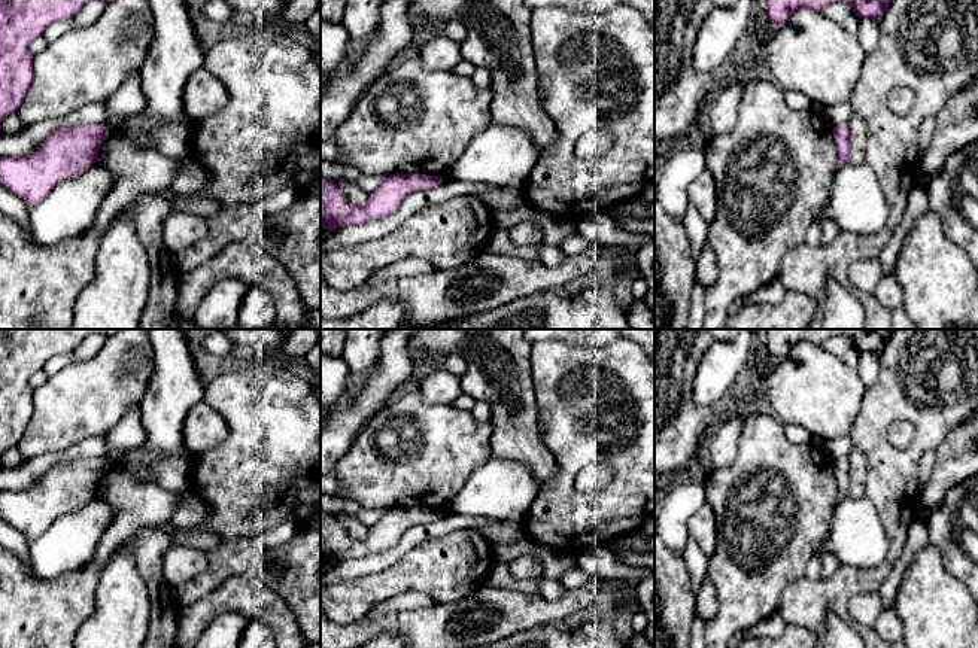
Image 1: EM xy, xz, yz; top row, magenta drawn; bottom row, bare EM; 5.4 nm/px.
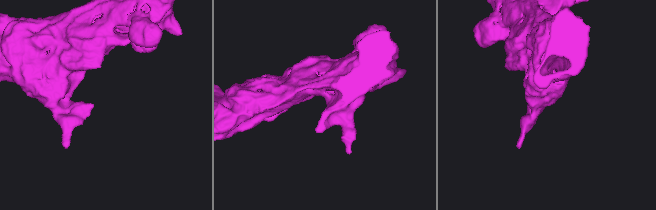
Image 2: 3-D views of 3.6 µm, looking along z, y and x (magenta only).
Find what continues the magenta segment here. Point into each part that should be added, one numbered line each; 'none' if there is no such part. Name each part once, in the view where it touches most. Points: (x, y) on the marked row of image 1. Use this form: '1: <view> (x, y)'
none

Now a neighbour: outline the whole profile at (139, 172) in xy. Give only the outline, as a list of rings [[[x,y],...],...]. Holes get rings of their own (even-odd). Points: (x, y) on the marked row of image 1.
[[[109,136],[98,149],[98,162],[116,173],[118,180],[113,189],[107,194],[106,200],[101,203],[98,215],[89,229],[106,229],[122,207],[128,206],[143,194],[163,194],[168,191],[182,162],[191,158],[194,158],[194,155],[177,159],[165,156],[154,149],[142,150],[140,147],[130,146],[122,139]]]

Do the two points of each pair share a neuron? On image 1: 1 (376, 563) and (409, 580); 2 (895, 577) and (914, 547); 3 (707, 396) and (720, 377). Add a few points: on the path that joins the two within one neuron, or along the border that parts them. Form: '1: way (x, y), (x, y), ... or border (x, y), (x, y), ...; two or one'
1: border (415, 545), (386, 568), (355, 578); two
2: way (898, 569), (907, 554); one
3: way (707, 392), (716, 382); one

